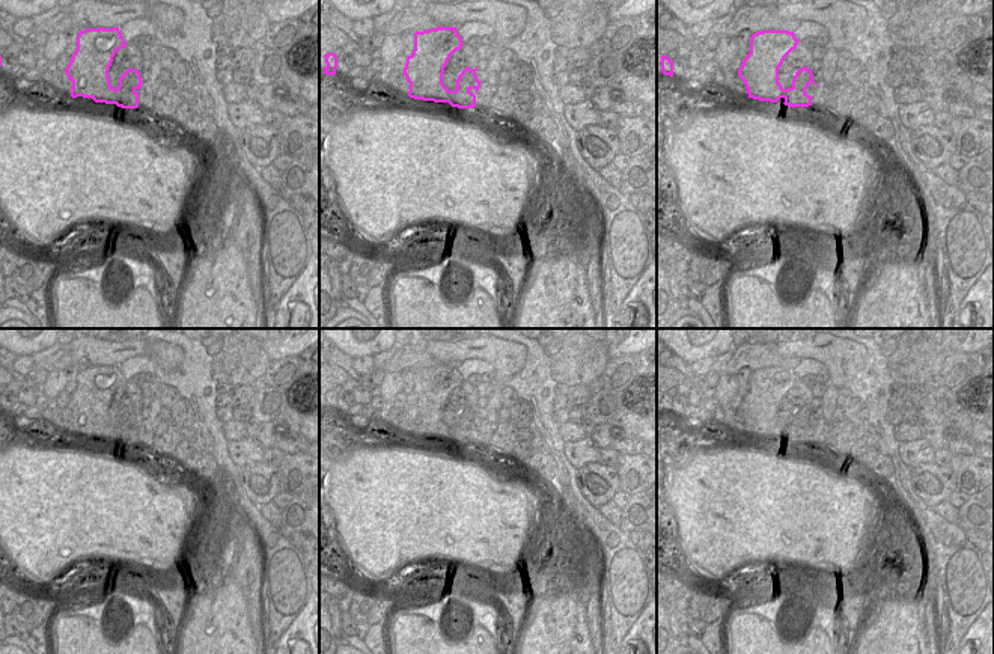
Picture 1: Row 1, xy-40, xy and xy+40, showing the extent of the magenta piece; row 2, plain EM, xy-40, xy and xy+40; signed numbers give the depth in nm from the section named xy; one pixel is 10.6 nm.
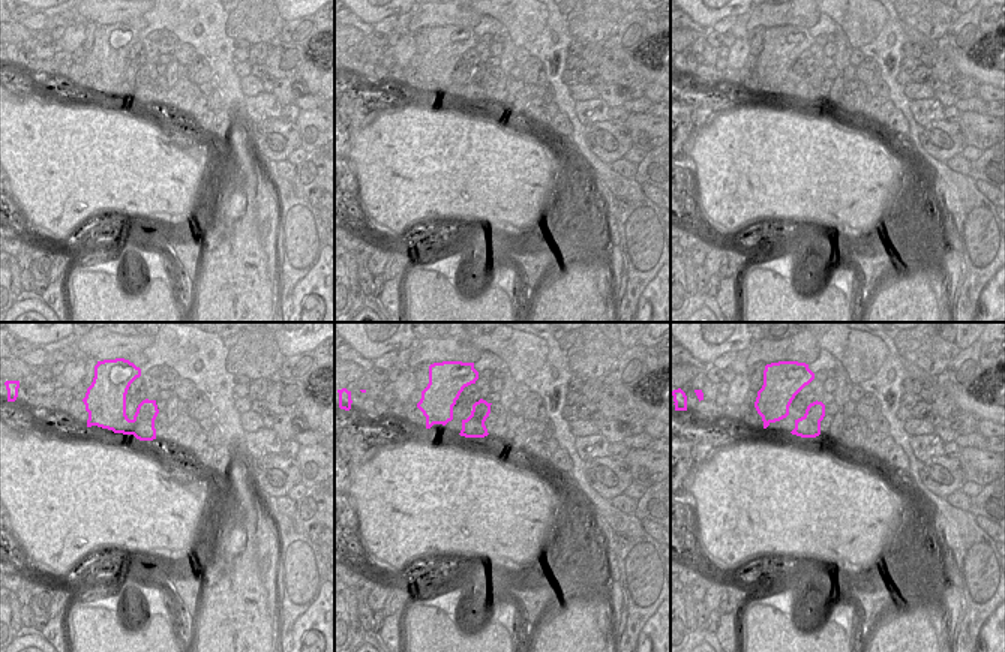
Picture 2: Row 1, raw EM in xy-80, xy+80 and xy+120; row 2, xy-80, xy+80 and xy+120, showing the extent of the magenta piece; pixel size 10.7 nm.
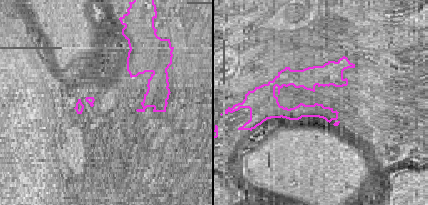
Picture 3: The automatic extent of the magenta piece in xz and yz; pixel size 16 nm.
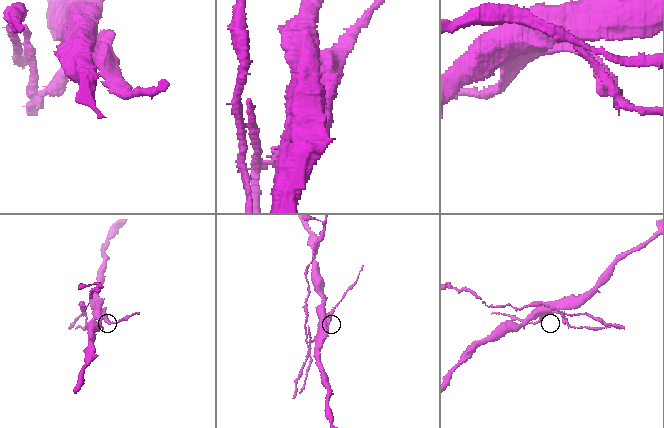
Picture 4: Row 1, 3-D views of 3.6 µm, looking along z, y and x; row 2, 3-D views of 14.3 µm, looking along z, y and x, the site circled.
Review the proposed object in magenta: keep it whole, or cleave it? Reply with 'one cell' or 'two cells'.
two cells

